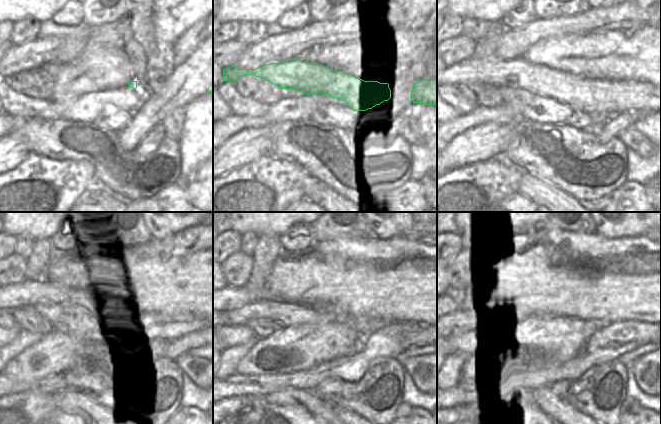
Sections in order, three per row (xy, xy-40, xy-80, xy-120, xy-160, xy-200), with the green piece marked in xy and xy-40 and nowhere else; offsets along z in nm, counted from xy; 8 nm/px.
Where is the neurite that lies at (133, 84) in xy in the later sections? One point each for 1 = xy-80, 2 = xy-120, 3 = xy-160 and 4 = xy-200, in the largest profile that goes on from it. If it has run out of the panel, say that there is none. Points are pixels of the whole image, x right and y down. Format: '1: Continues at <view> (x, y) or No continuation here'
1: Continues at xy-80 (584, 95)
2: Continues at xy-120 (192, 330)
3: Continues at xy-160 (233, 297)
4: Continues at xy-200 (457, 292)

